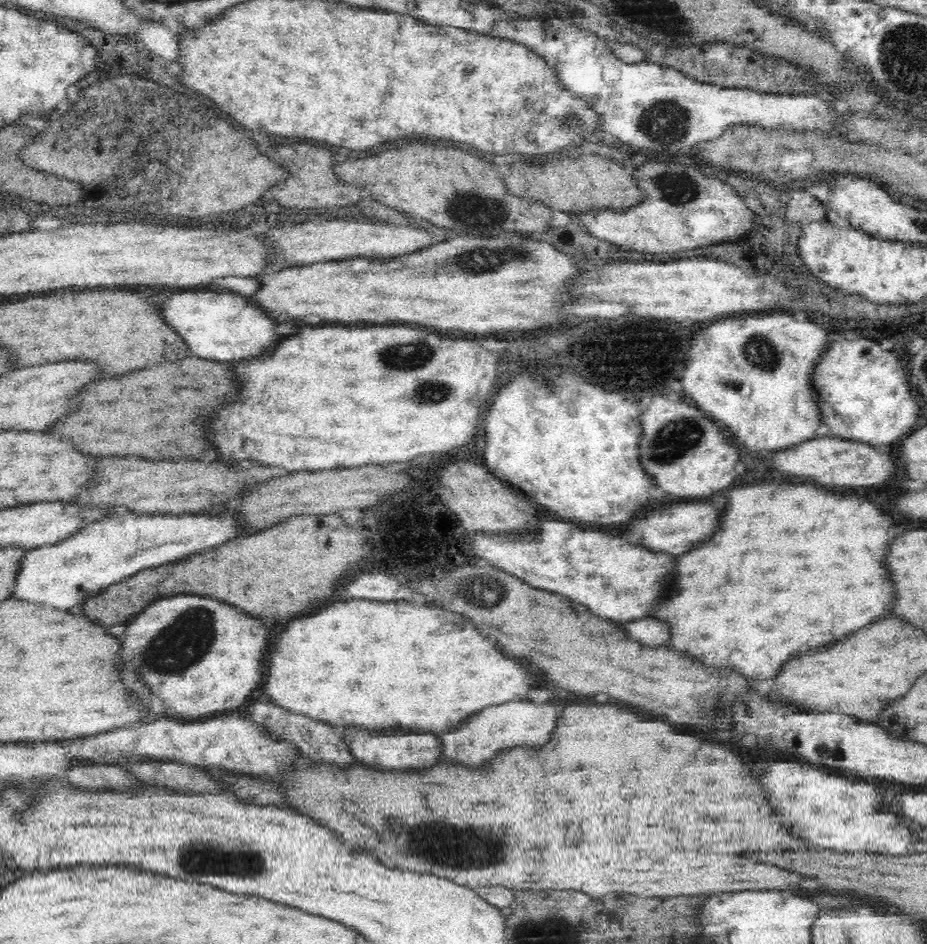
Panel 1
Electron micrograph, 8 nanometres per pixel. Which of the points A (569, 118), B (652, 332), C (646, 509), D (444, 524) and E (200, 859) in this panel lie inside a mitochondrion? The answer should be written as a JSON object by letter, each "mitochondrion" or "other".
{"A":"mitochondrion","B":"other","C":"other","D":"other","E":"mitochondrion"}

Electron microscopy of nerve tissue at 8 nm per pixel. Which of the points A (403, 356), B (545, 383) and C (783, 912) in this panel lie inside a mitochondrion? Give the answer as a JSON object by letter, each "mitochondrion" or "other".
{"A":"mitochondrion","B":"mitochondrion","C":"other"}

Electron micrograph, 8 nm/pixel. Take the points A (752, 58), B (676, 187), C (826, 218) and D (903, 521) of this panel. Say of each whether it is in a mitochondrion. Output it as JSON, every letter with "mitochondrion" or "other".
{"A":"other","B":"mitochondrion","C":"other","D":"other"}

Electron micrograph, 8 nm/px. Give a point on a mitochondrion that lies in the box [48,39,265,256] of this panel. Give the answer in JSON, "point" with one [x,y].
{"point":[176,98]}

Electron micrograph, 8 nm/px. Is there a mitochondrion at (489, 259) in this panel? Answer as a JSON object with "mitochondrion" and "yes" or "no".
{"mitochondrion":"yes"}

